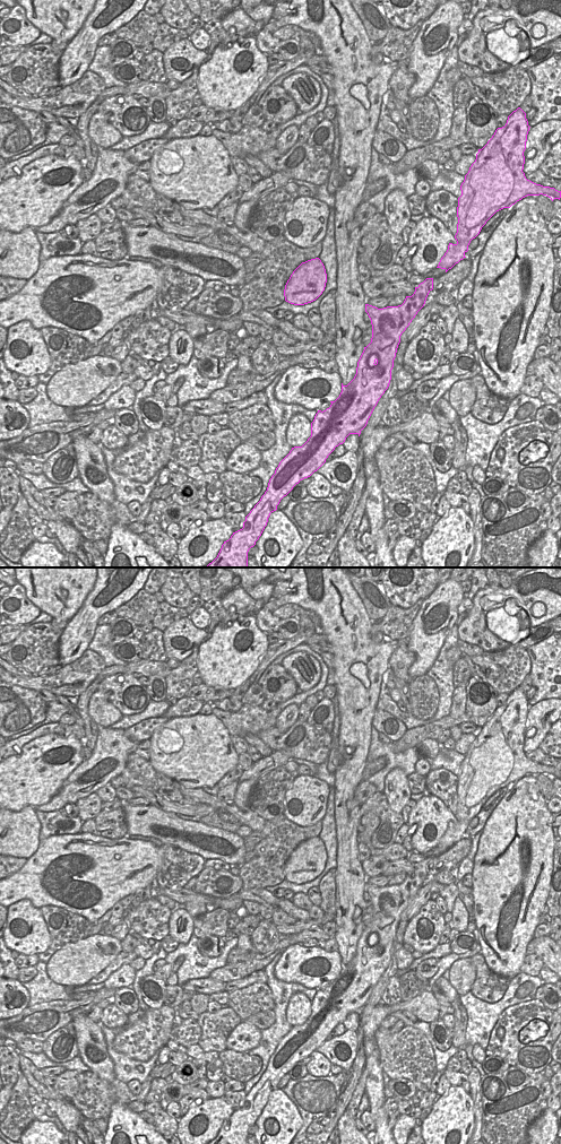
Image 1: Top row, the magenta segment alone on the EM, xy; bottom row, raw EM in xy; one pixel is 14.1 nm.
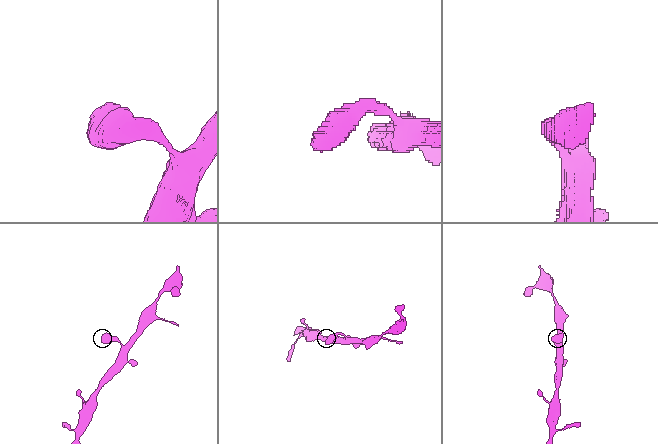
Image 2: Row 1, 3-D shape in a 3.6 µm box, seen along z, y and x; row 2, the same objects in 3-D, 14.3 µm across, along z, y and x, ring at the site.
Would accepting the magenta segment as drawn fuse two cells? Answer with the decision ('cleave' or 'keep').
keep

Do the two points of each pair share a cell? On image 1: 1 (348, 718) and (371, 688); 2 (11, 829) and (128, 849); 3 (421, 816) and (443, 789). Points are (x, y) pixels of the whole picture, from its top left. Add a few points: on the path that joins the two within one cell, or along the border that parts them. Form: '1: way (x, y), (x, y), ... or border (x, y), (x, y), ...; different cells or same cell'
1: way (353, 711), (356, 708), (356, 703), (364, 695); same cell
2: border (40, 842), (36, 850), (27, 859); different cells
3: border (429, 794), (438, 797), (454, 815); different cells

